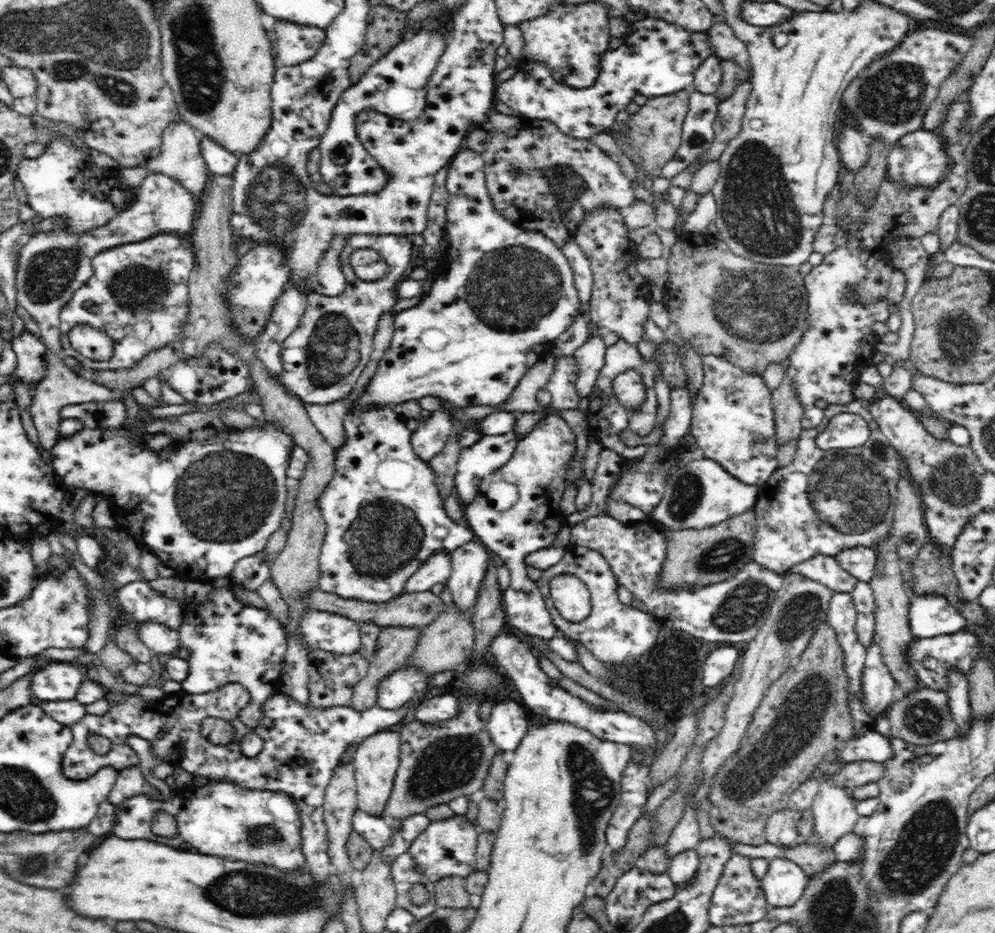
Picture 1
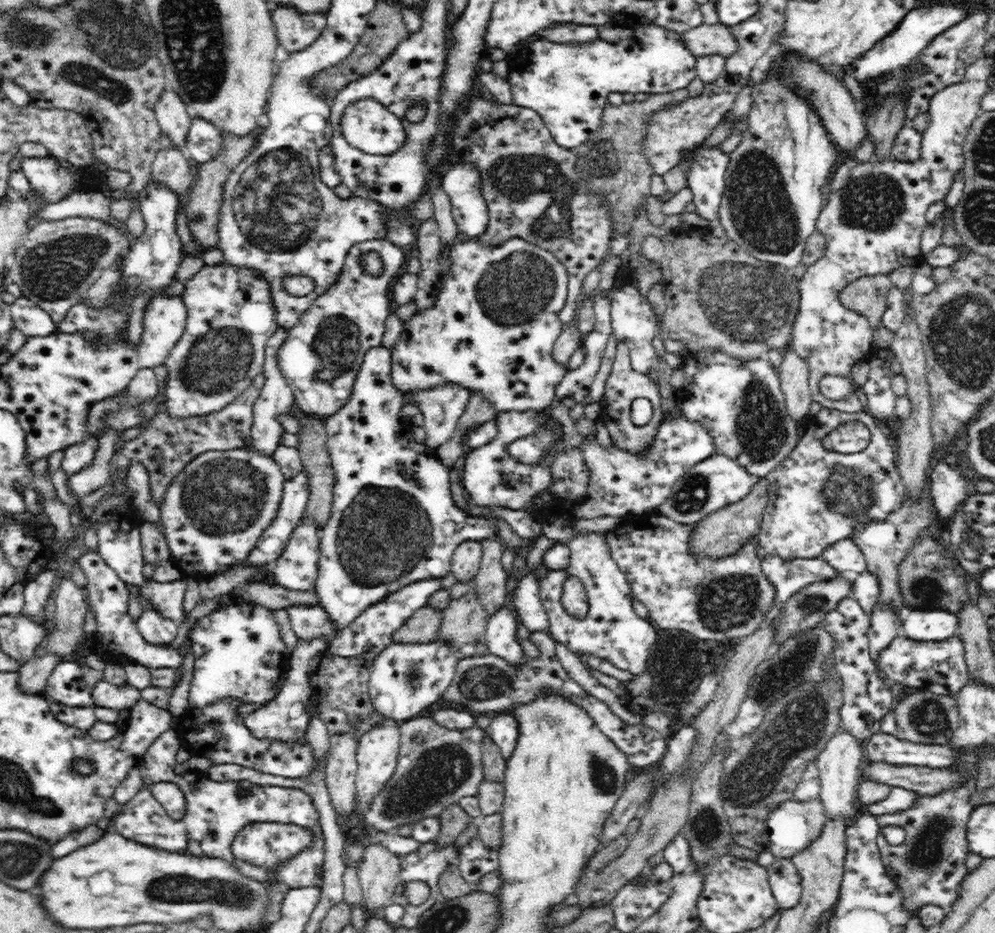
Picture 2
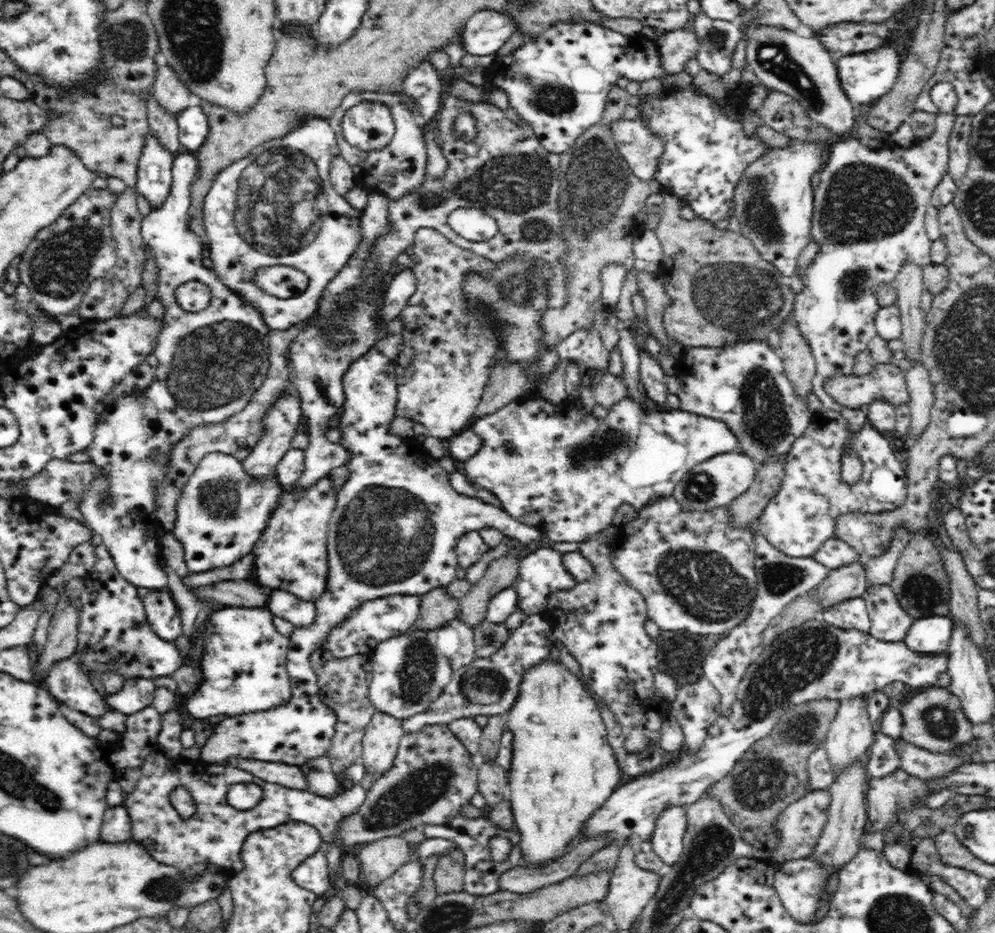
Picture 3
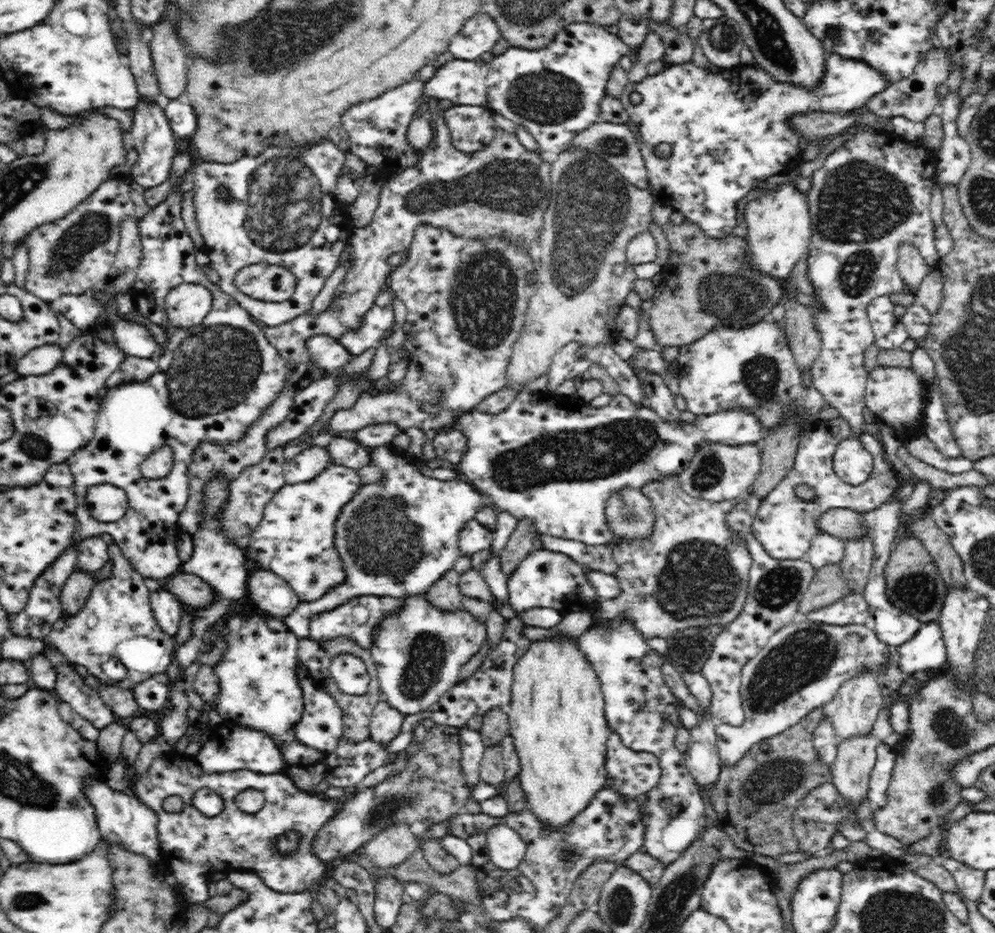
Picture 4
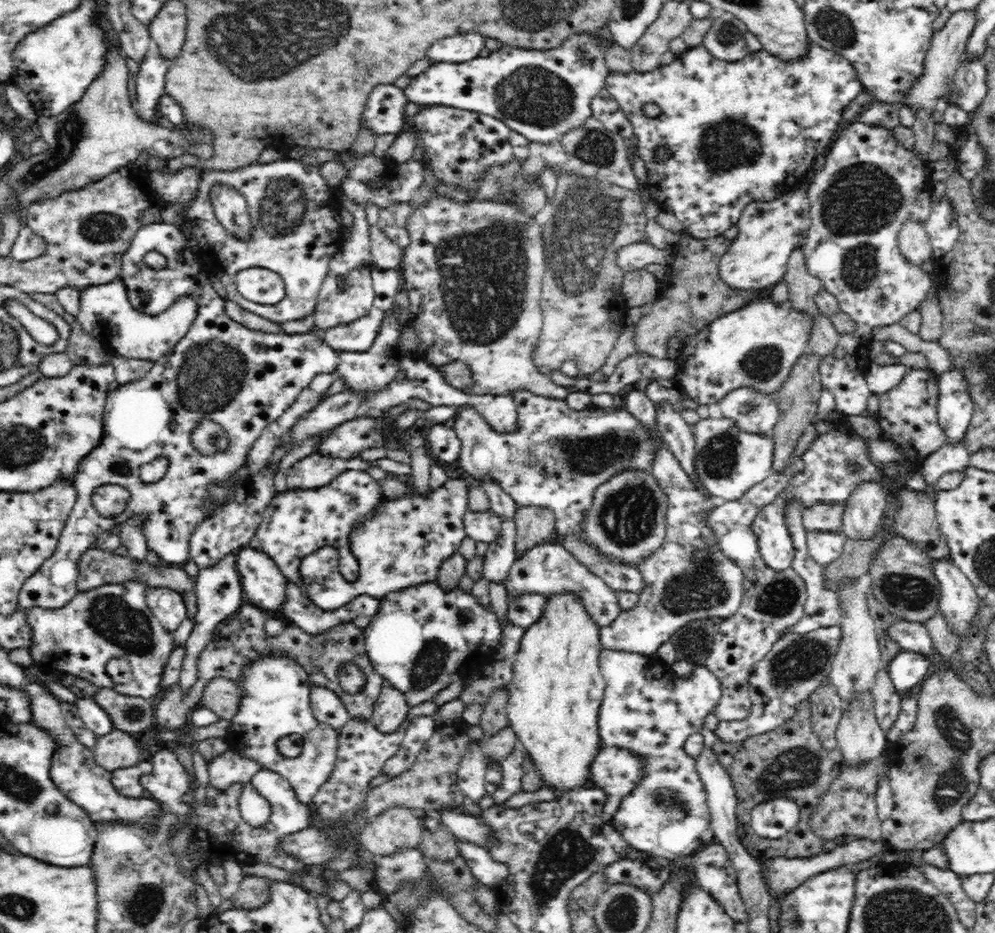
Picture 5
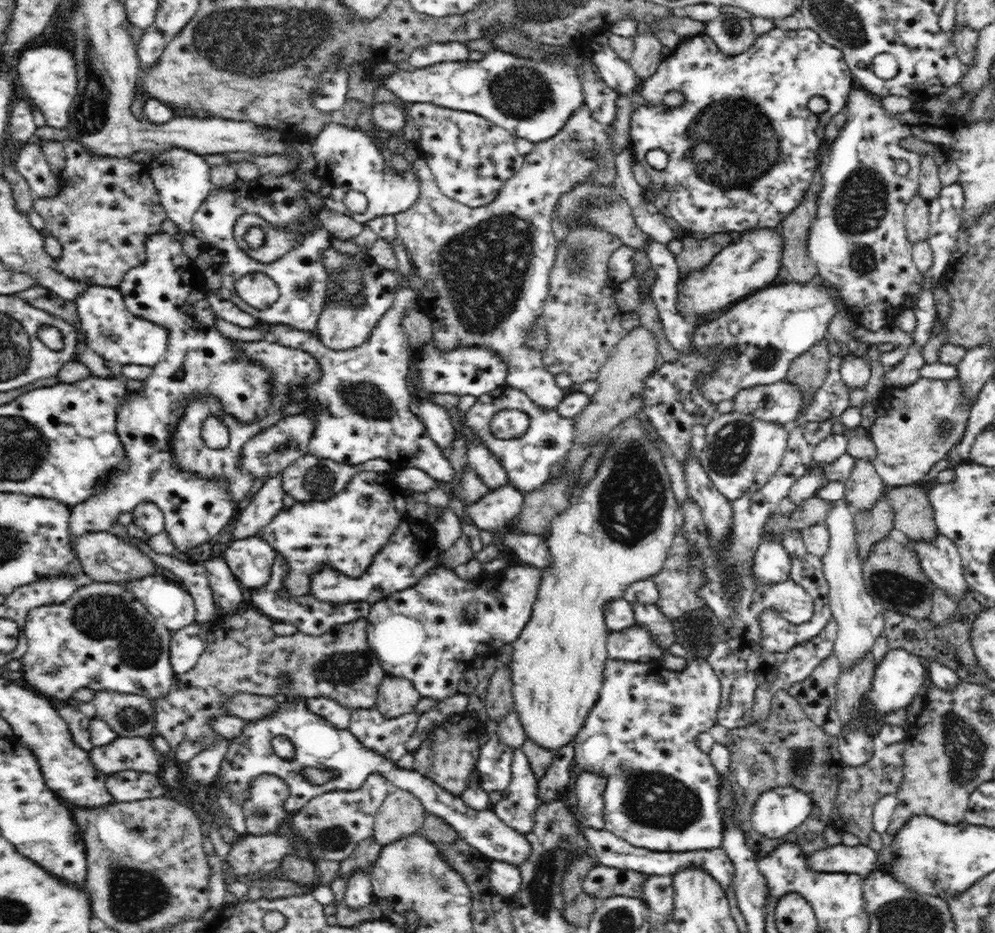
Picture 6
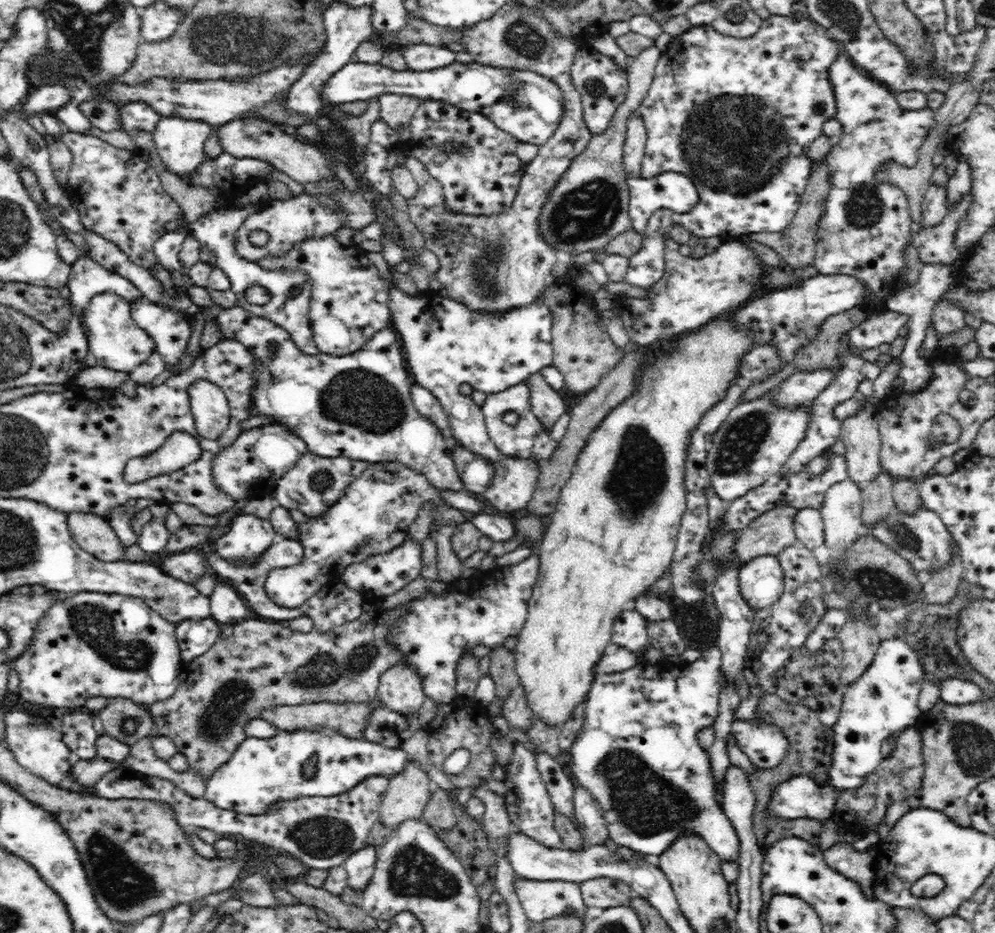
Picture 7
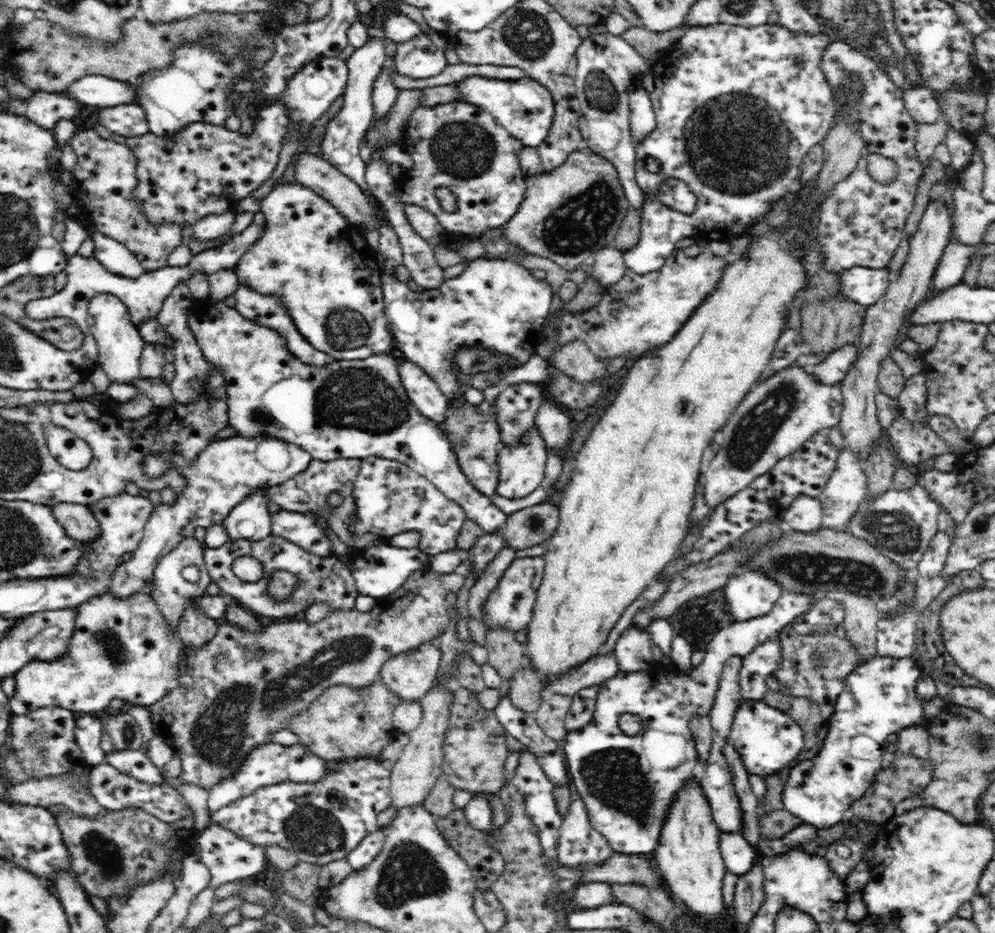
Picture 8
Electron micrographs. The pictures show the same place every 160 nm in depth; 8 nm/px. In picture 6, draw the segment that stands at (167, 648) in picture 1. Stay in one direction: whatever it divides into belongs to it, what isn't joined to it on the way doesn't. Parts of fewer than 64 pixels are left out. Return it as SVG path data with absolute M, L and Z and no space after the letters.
M156 574L125 580L122 585L171 631L194 623L195 602L192 595L179 583L168 581L162 575Z

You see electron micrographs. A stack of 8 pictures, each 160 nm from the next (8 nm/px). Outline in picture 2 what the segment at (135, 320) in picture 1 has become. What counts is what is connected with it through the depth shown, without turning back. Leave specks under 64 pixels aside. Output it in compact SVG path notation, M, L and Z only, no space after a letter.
M152 179L152 182L138 193L138 203L146 223L145 229L136 238L135 244L128 248L128 252L118 256L114 265L121 273L121 280L113 287L113 294L107 299L107 304L104 307L92 307L86 305L85 300L78 302L68 310L62 324L57 326L59 332L76 334L77 331L83 331L88 340L92 339L93 335L121 335L122 331L123 335L126 335L133 310L132 299L142 294L147 300L145 311L148 310L150 299L157 296L170 297L170 287L178 282L175 277L184 258L176 226L176 209L180 206L180 200L172 193L170 187Z

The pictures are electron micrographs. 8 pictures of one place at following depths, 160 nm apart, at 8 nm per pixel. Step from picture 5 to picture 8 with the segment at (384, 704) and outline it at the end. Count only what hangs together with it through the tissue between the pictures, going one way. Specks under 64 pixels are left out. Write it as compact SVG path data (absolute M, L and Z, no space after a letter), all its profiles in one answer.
M428 641L412 651L389 658L379 672L379 680L386 683L400 702L420 702L431 689L438 664L440 650Z

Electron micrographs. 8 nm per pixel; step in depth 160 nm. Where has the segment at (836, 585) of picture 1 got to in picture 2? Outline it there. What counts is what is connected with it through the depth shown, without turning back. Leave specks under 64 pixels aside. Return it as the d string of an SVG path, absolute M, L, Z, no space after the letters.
M768 555L761 560L761 569L769 582L776 589L776 600L767 612L764 626L770 625L772 618L784 606L784 602L812 582L828 581L836 578L839 572L828 565L822 558L796 558L784 560L775 555Z

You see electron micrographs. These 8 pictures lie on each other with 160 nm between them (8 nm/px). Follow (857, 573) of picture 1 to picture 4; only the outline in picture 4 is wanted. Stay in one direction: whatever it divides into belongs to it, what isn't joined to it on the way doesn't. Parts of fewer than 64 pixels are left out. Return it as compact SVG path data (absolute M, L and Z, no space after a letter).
M822 533L812 539L811 547L807 550L804 559L814 568L839 565L845 554L845 541L835 536Z

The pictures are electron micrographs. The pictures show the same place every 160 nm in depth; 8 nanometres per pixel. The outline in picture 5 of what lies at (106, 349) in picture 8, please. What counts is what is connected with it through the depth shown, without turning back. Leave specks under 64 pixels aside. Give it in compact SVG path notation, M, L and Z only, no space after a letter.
M120 279L108 284L82 289L78 322L95 339L101 340L117 355L158 361L164 357L189 332L197 318L197 302L192 296L181 297L164 313L148 316L132 307L127 290Z

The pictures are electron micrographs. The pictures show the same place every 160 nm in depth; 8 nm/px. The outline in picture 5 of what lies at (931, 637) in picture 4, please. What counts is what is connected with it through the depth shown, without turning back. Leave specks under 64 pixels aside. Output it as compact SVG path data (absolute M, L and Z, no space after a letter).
M901 649L890 661L888 668L896 690L904 697L913 686L920 685L926 678L930 665L936 662L936 657L938 657L938 651L922 654Z

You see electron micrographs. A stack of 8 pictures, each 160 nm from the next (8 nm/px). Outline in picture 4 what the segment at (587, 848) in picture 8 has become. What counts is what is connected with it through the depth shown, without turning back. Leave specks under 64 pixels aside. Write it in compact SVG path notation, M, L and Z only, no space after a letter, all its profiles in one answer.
M618 733L609 734L605 766L612 788L618 790L624 800L646 795L660 784L658 758L648 752L626 748Z

